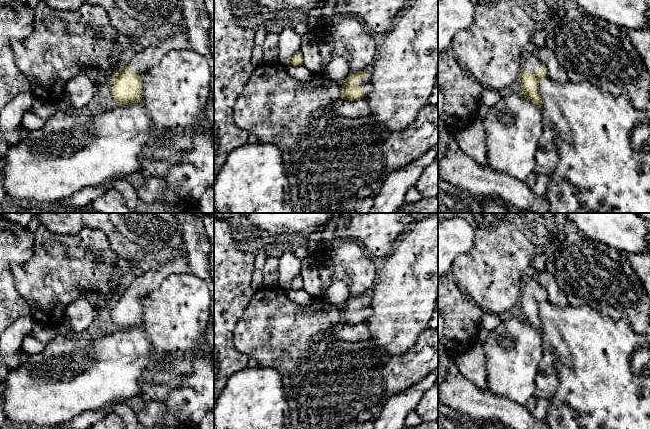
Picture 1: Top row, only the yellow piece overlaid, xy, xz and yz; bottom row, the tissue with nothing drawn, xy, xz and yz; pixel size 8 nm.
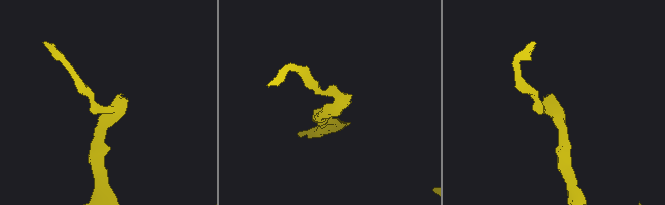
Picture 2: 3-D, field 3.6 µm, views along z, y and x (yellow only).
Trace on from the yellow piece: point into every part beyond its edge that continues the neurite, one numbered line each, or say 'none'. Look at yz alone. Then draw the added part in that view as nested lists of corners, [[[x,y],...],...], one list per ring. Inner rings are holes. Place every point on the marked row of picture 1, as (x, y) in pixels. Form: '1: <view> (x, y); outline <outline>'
1: yz (530, 62); outline [[[528,49],[524,56],[522,69],[524,72],[534,73],[537,67],[543,68],[544,65],[536,56],[532,55],[530,49]]]

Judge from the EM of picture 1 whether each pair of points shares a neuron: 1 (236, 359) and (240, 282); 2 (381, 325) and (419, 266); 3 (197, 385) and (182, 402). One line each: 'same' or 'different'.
1: same
2: same
3: same

